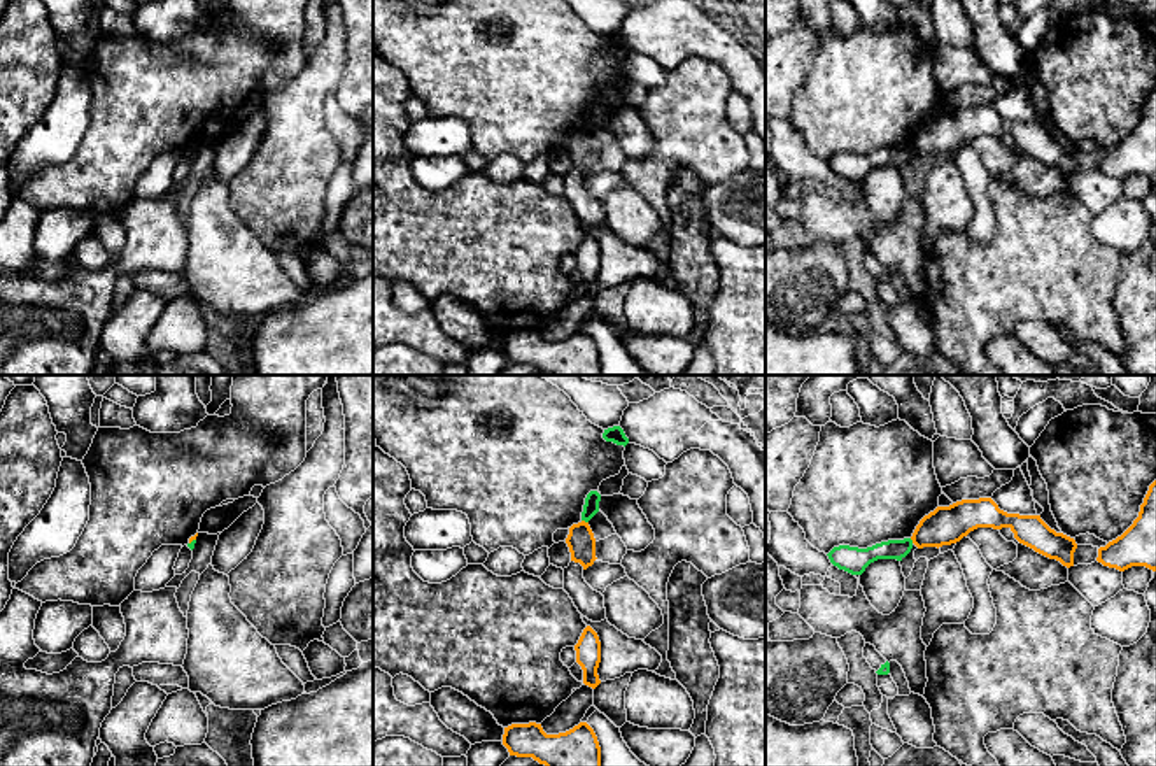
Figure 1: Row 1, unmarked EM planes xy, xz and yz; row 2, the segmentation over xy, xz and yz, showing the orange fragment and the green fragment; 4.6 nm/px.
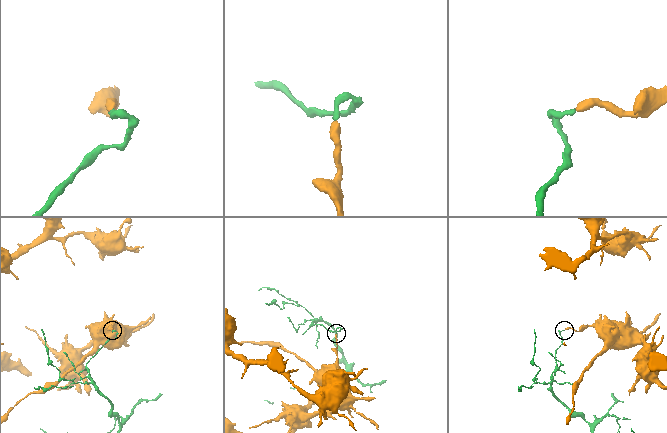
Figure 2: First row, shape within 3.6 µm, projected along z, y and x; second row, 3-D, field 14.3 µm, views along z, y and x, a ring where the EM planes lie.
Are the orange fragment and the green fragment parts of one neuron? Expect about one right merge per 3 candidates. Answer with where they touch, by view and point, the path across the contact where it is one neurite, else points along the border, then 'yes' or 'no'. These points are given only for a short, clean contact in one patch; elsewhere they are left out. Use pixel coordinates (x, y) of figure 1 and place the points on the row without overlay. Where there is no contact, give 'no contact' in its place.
xz (584, 128) | along xz (582, 127), (587, 130) | no

